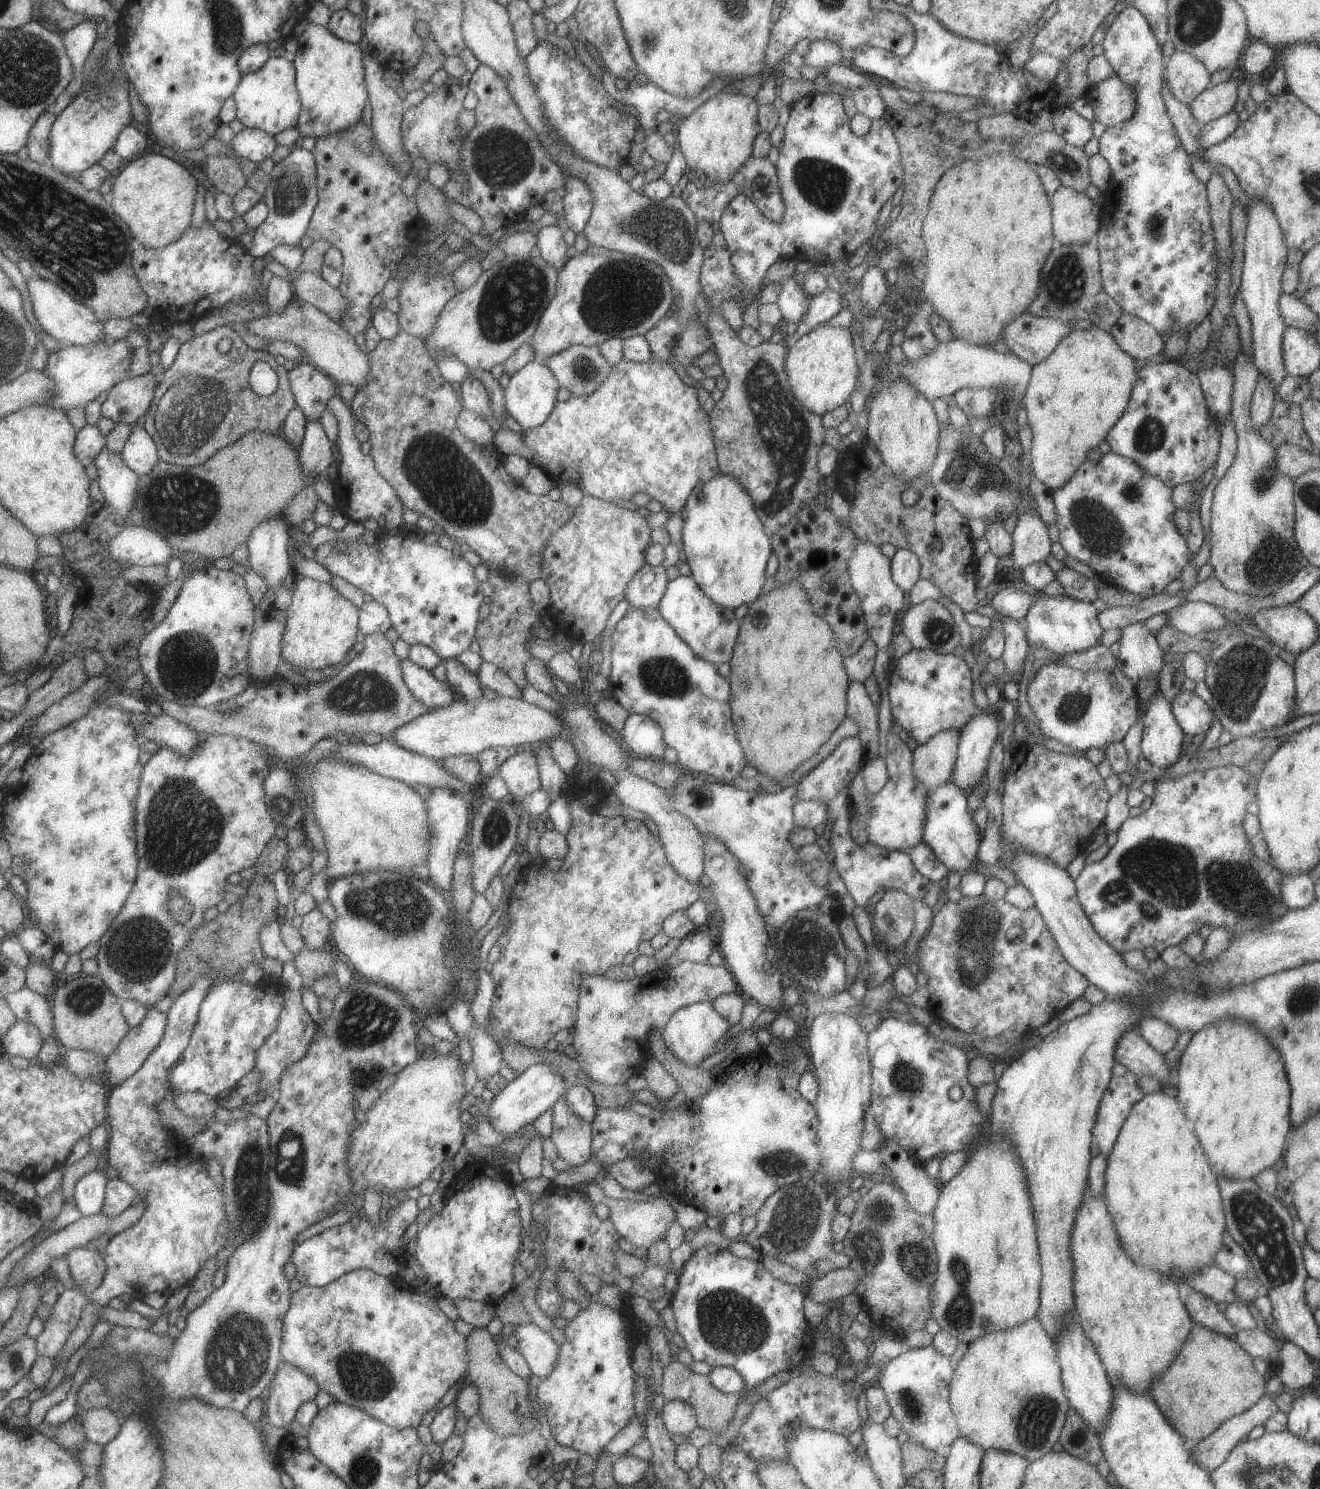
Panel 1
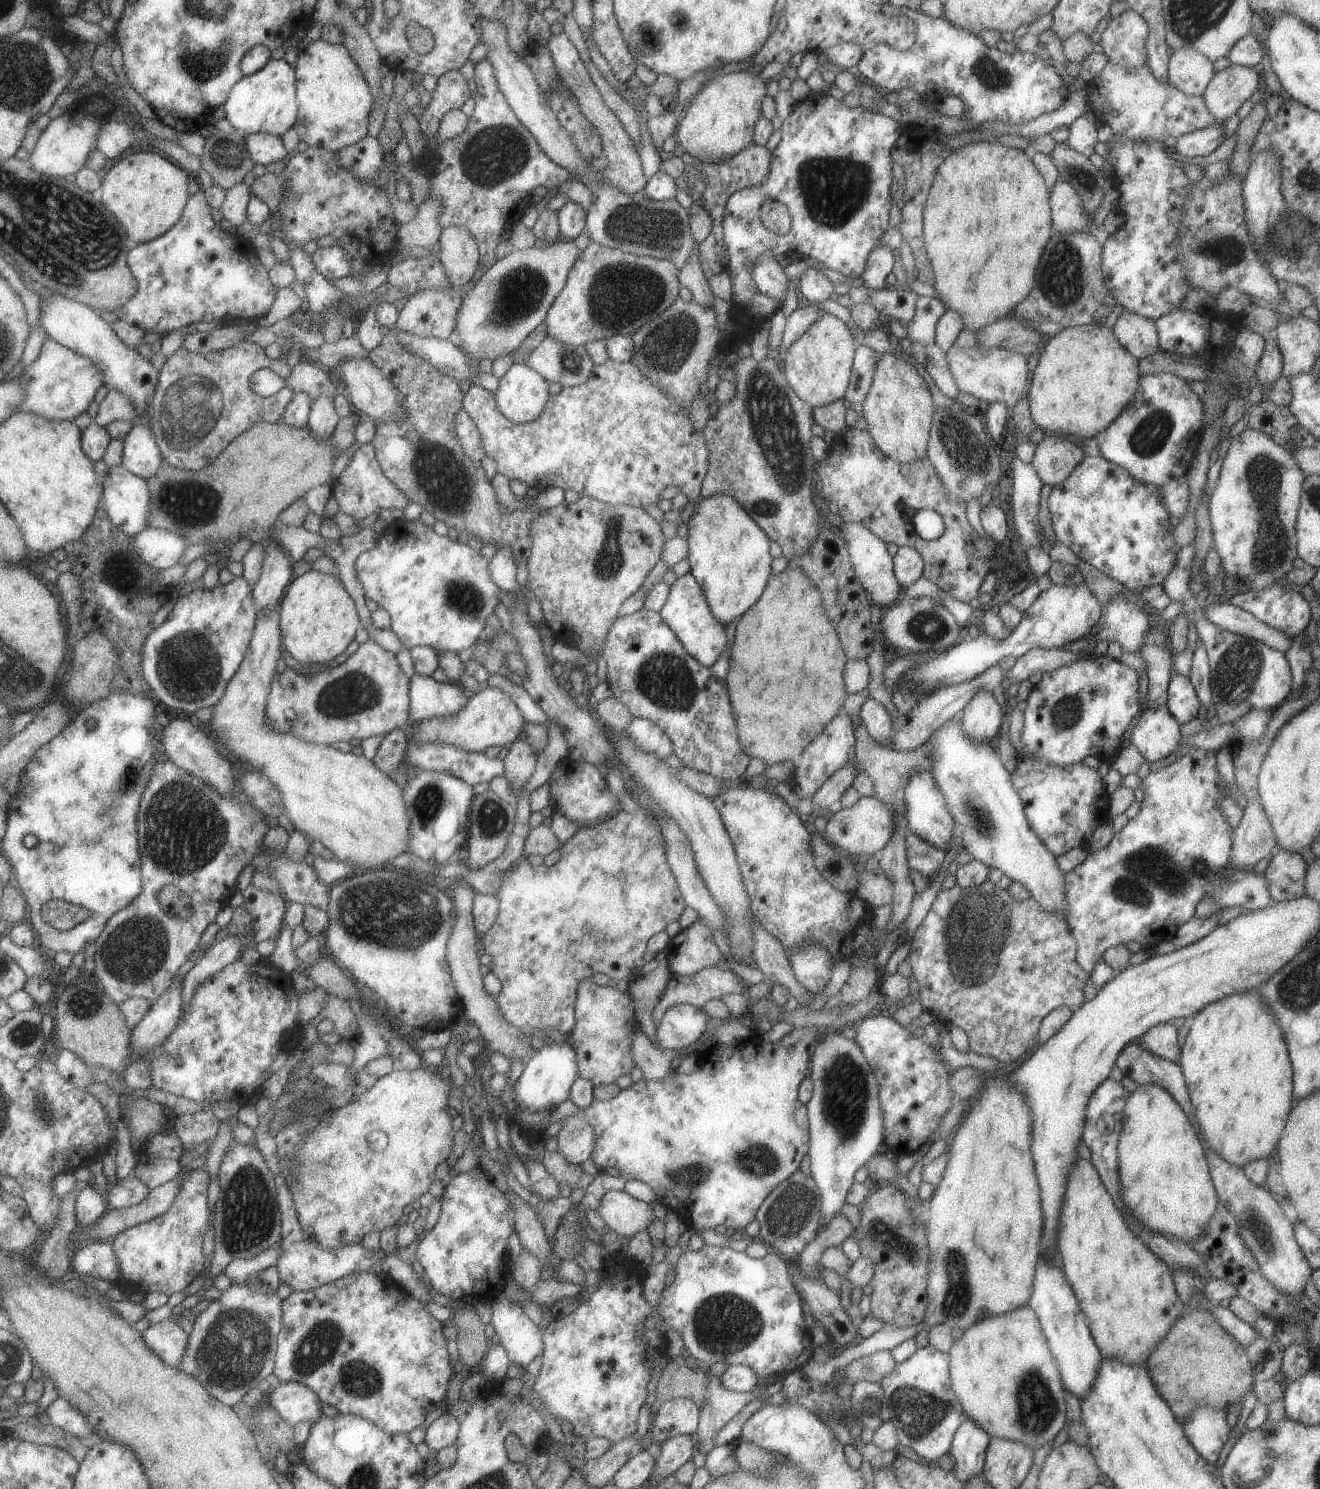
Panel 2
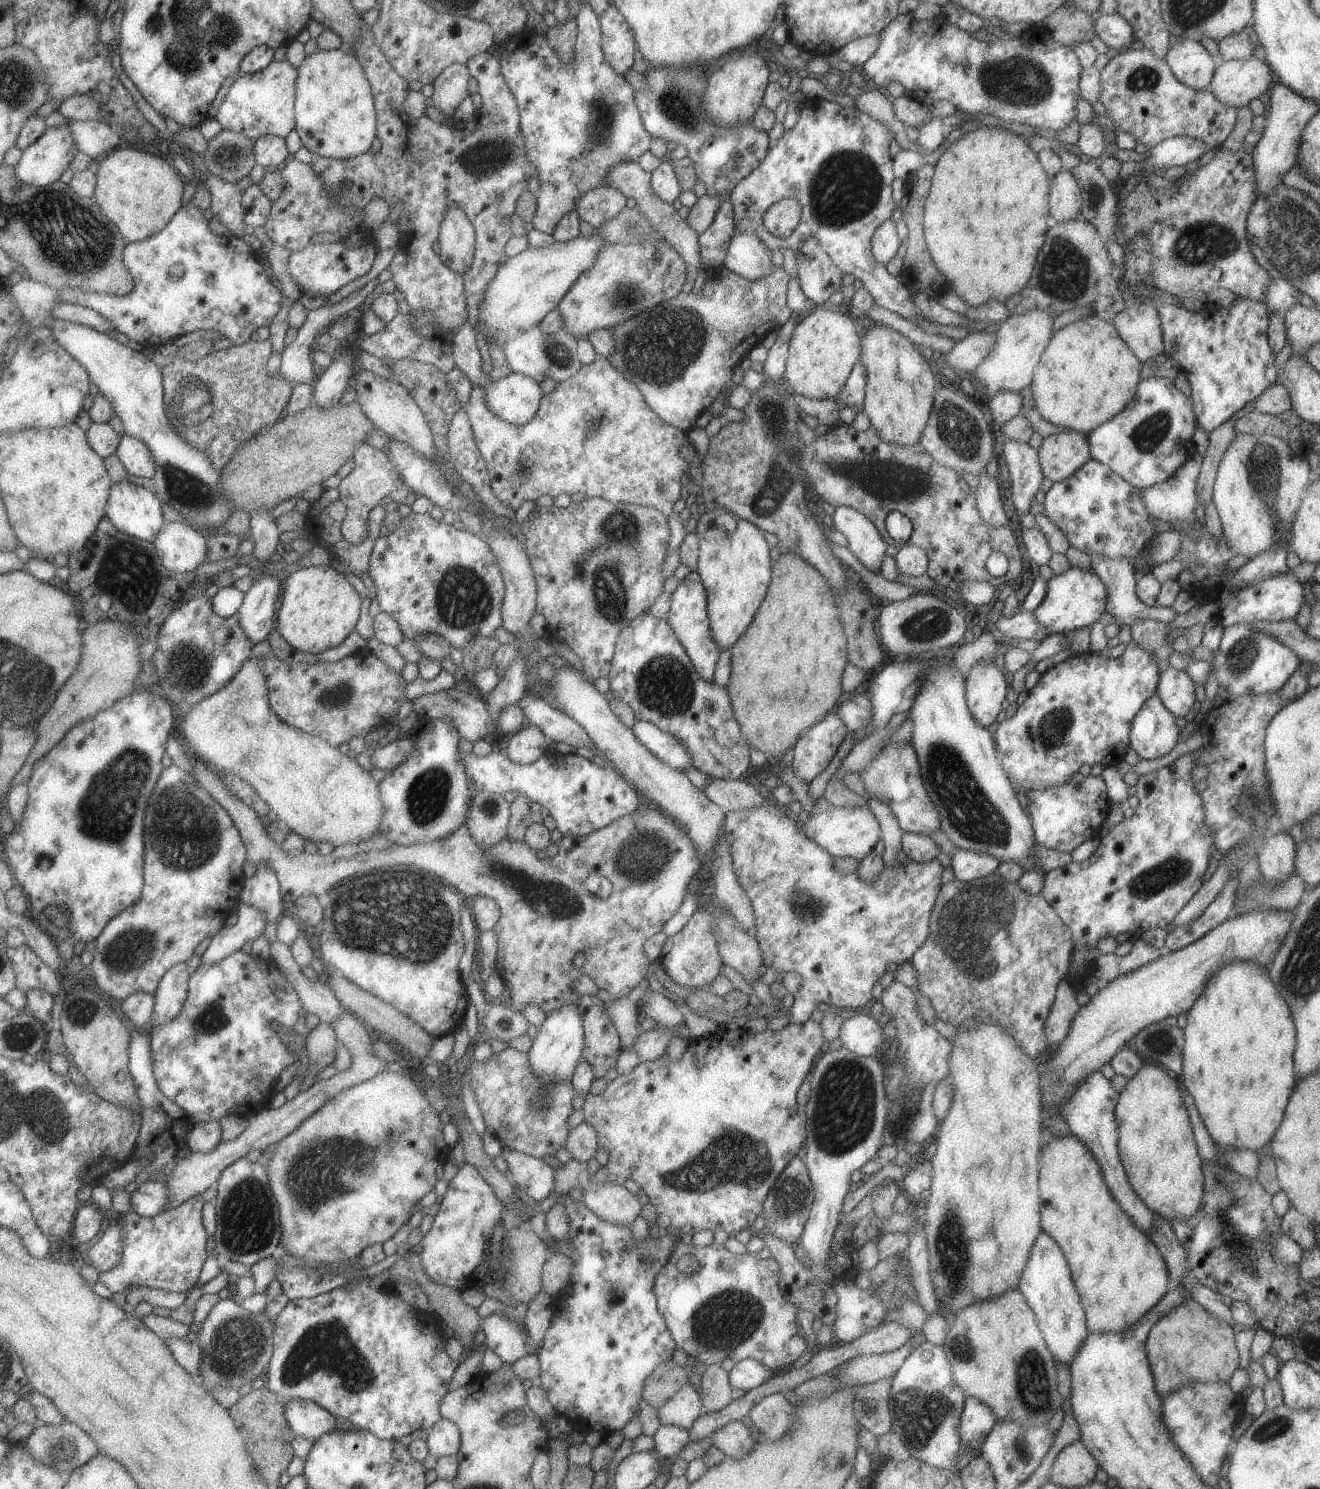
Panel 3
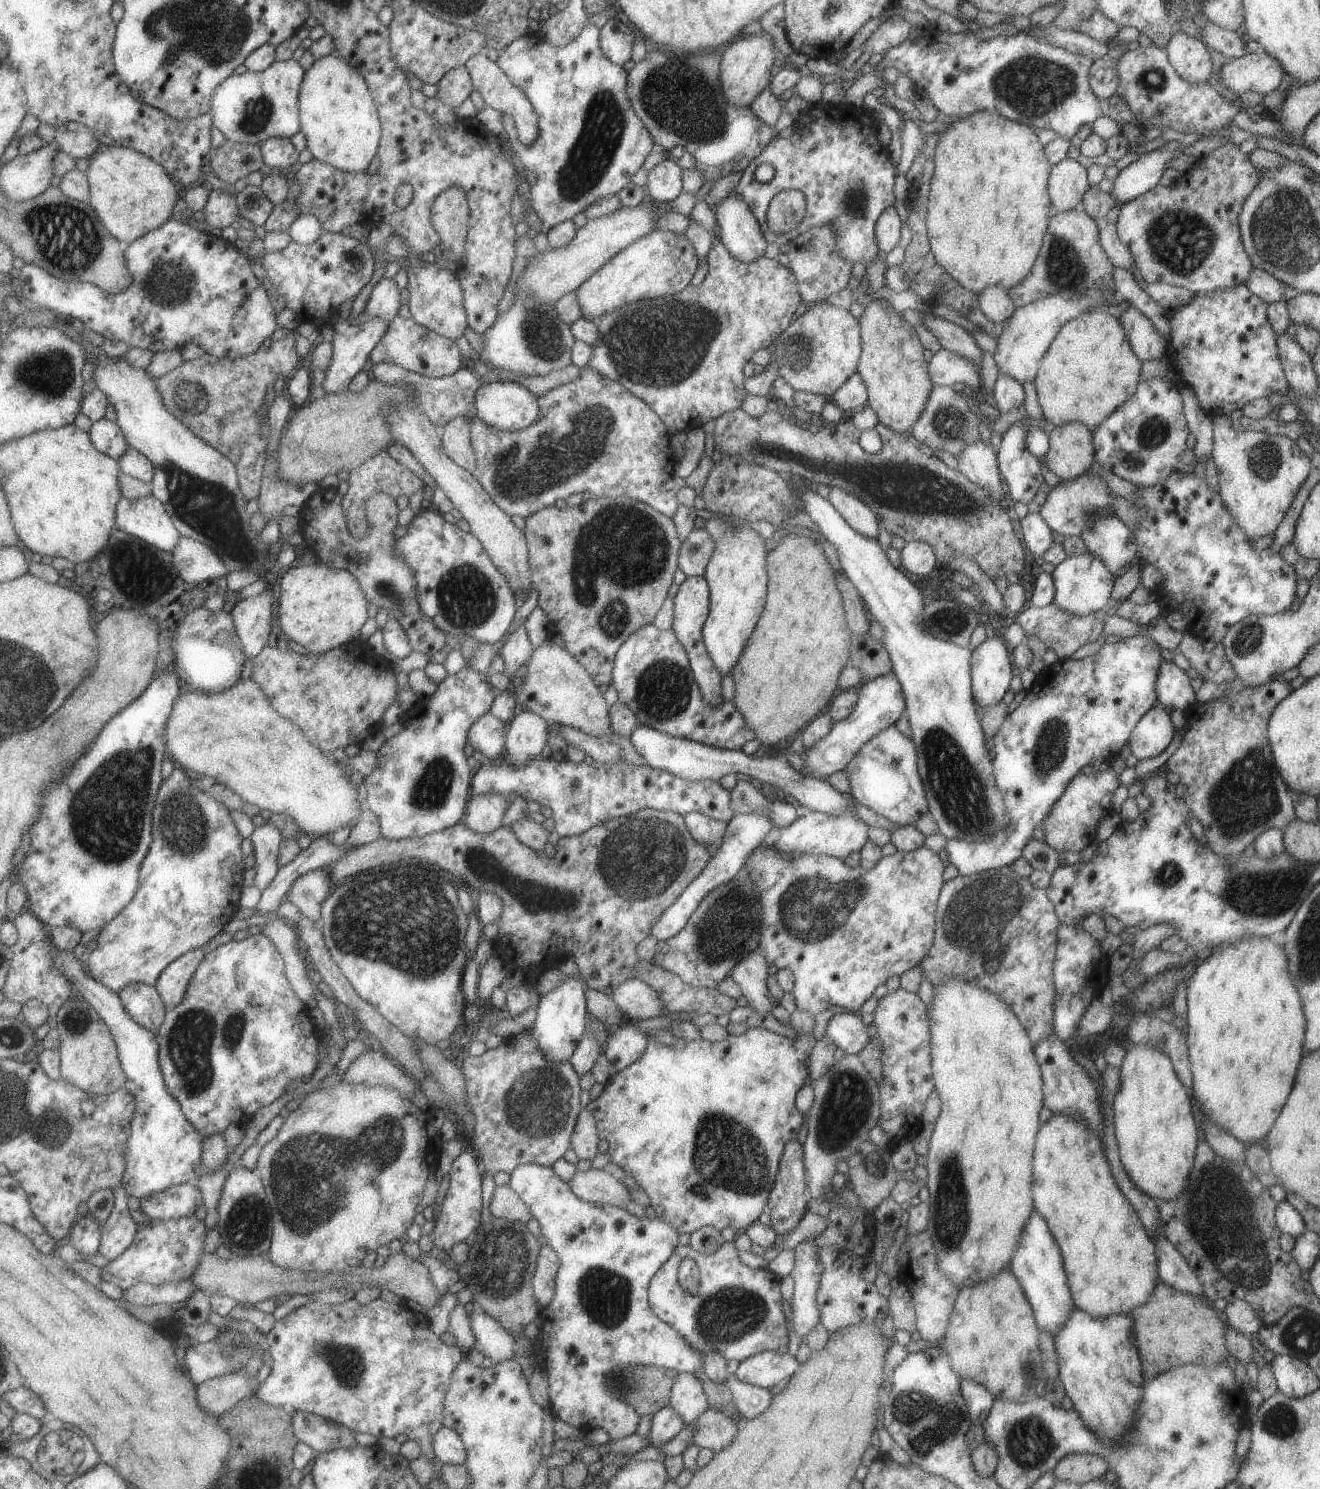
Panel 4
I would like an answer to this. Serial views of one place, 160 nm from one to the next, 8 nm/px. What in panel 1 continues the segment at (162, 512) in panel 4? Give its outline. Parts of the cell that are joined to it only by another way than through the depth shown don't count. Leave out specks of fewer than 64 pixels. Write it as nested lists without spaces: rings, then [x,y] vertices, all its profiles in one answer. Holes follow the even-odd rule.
[[[107,445],[98,454],[94,466],[107,500],[116,511],[129,512],[137,500],[137,486],[141,475],[127,466],[121,453],[117,454]]]

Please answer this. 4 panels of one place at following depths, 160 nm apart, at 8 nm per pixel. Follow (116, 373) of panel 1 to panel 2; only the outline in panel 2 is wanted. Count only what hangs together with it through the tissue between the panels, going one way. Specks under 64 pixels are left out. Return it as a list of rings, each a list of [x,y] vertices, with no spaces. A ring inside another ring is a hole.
[[[47,337],[40,357],[30,367],[25,366],[19,379],[26,386],[26,394],[16,412],[37,413],[56,421],[75,420],[81,413],[86,413],[99,388],[106,386],[103,371],[95,361],[51,337]]]

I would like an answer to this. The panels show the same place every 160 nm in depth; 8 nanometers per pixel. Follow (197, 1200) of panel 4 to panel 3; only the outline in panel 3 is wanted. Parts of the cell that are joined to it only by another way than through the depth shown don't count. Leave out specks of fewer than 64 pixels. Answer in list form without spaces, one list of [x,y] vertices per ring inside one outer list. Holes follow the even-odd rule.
[[[149,1180],[140,1183],[129,1197],[133,1212],[143,1217],[154,1217],[164,1212],[170,1201],[170,1191],[166,1184]]]

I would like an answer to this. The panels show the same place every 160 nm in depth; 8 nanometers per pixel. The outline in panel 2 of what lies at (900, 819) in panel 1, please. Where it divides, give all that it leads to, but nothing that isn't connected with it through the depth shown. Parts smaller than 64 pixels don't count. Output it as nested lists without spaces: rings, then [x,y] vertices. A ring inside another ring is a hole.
[[[867,697],[859,708],[859,716],[869,736],[880,745],[890,748],[892,740],[892,722],[889,715],[874,698]],[[875,795],[860,797],[849,808],[829,814],[822,836],[829,844],[856,857],[858,854],[878,855],[894,831],[894,812]]]

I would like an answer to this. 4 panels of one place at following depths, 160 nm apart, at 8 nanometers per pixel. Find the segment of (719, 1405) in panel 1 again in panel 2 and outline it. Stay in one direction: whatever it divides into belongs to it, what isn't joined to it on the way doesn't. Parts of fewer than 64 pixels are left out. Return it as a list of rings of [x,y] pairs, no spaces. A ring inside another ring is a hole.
[[[667,1364],[656,1382],[654,1396],[661,1403],[671,1399],[691,1399],[701,1408],[706,1395],[708,1376],[705,1372]]]

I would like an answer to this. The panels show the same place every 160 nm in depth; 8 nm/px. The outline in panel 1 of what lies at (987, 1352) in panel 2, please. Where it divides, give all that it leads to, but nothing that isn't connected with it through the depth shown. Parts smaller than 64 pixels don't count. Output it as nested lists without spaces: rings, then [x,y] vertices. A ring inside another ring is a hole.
[[[1035,1316],[1004,1331],[995,1331],[966,1346],[949,1383],[948,1403],[958,1434],[982,1451],[993,1449],[1022,1456],[1030,1463],[1041,1458],[1059,1438],[1069,1403],[1065,1398],[1056,1348]]]

